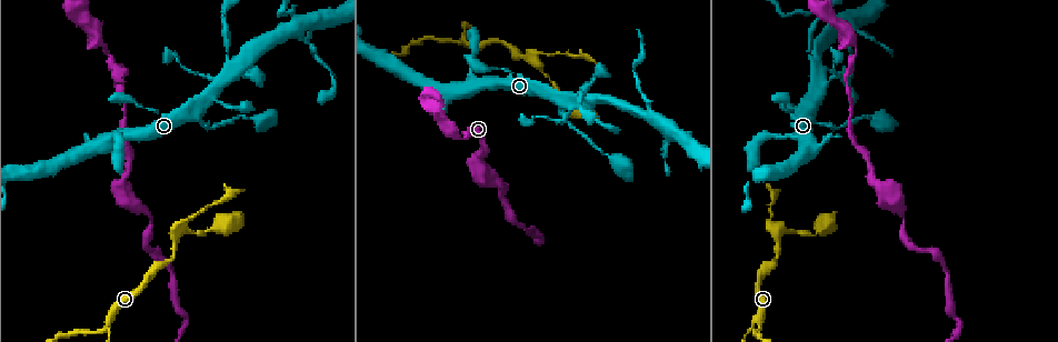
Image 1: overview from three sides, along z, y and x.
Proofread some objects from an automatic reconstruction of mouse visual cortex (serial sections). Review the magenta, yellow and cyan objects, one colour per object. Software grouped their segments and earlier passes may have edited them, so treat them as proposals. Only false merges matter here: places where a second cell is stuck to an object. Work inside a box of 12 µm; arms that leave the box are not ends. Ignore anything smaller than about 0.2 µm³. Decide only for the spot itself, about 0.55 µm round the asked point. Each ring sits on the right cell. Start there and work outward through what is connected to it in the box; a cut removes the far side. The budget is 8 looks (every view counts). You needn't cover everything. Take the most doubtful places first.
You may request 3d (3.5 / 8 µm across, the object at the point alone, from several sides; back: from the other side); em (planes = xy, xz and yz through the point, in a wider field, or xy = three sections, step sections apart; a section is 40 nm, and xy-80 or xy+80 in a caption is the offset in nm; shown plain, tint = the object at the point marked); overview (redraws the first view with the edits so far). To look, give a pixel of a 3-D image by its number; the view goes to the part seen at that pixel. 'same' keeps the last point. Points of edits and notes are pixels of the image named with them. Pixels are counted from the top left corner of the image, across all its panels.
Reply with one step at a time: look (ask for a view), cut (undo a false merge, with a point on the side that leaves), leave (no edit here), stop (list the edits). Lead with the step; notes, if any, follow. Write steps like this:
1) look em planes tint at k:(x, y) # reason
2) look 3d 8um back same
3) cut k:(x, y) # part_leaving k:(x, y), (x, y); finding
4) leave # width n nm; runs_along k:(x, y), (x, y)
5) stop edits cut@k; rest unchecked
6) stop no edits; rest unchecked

look 3d 3.5um at 1:(528, 62) # sharp bend

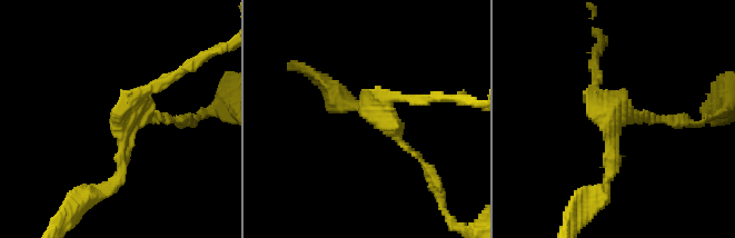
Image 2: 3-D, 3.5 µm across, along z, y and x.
look em xy step 2 tint at 2:(610, 133) # need the tissue

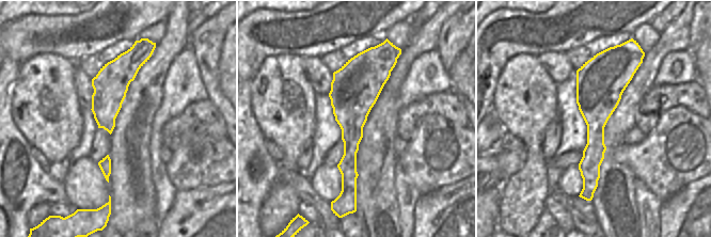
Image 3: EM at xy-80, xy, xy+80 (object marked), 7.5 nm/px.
look em xy step 3 tint same

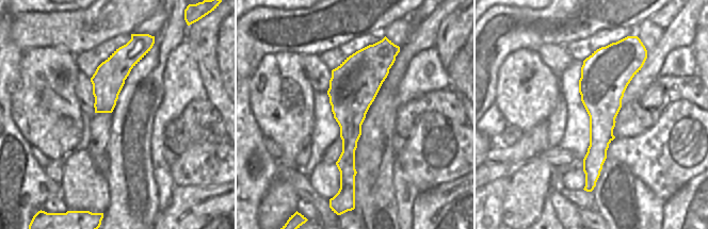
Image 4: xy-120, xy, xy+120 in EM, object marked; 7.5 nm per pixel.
leave # runs_along 4:(369, 48), (350, 96), (347, 187); all the same cell

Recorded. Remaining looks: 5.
look 3d 3.5um at 1:(506, 187)

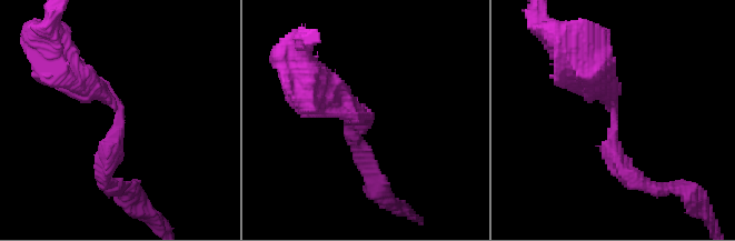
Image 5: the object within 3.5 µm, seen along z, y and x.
leave # arm_widths 300, 450 nm; runs_along 5:(583, 70), (614, 108), (614, 156), (634, 176); all the same cell

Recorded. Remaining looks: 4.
look 3d 3.5um at 1:(590, 102) # three-way junction

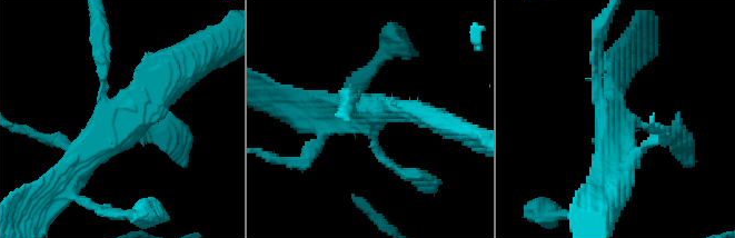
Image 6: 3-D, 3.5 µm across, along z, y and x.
look em planes tint at 6:(118, 126)

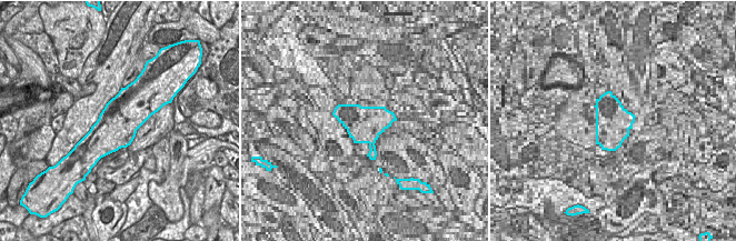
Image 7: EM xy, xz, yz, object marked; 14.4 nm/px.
leave # runs_along 6:(60, 186), (176, 72); all the same cell

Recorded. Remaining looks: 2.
look 3d 3.5um at 1:(293, 25) # three-way junction

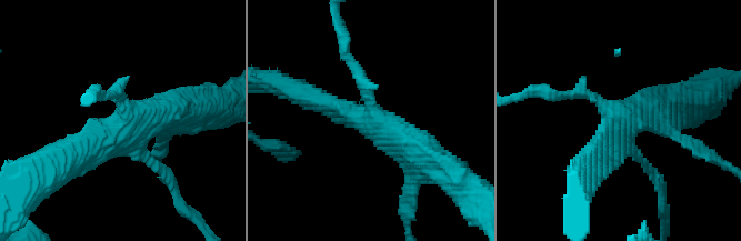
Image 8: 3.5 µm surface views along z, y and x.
look em xy step 3 tint at 8:(375, 119) # need the tissue

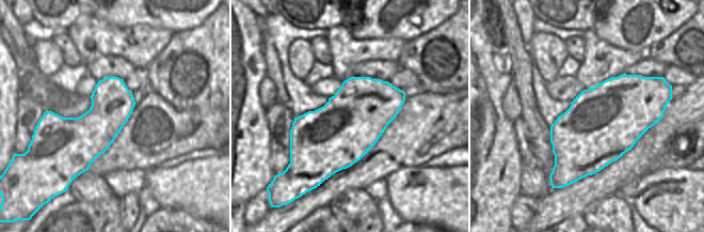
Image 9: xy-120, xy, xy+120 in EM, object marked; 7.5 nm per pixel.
leave # runs_along 8:(316, 97), (404, 137), (431, 160); one cell here

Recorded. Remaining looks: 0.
stop no edits; rest unchecked

